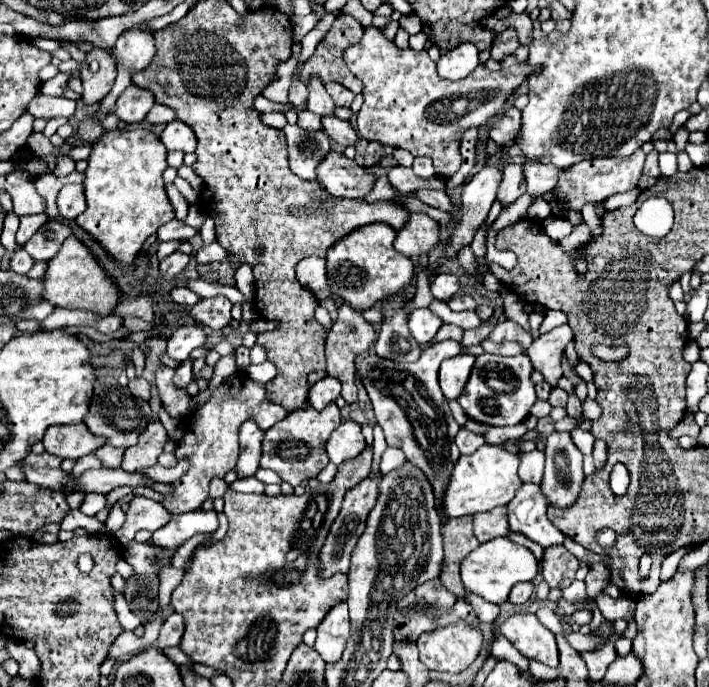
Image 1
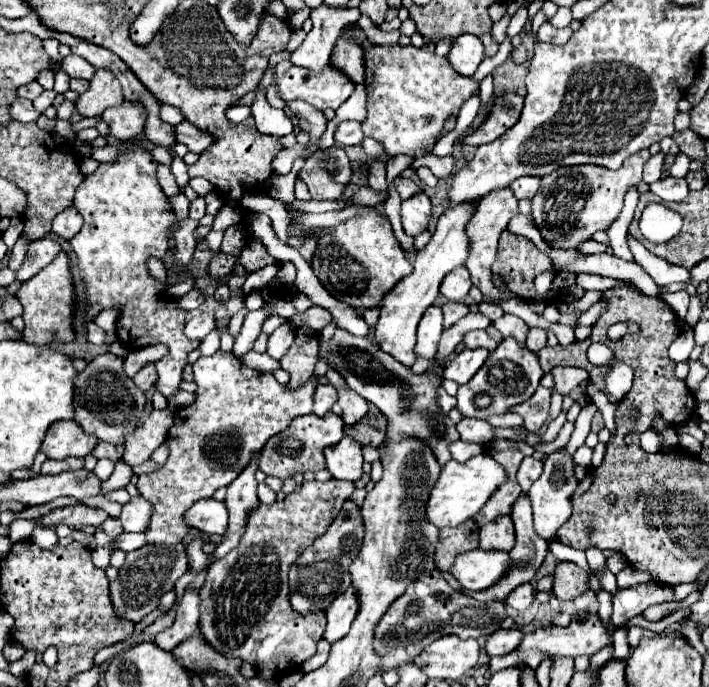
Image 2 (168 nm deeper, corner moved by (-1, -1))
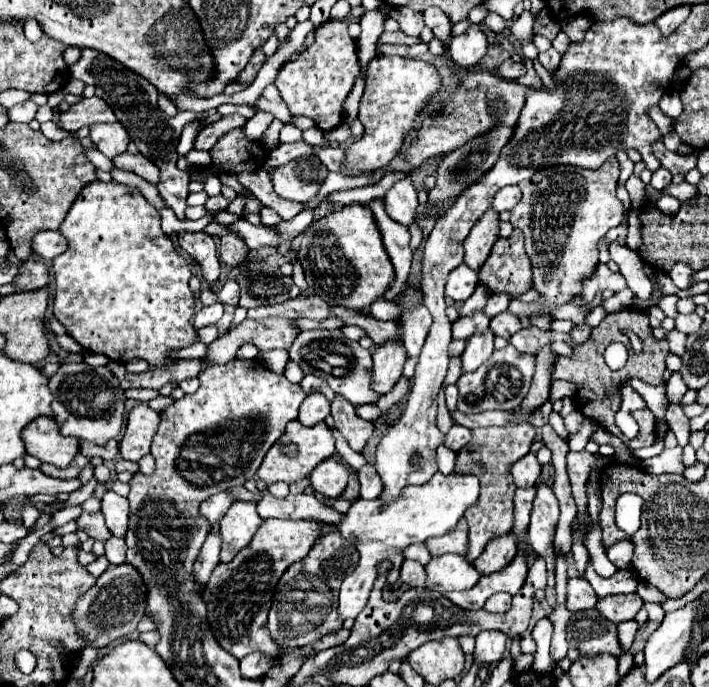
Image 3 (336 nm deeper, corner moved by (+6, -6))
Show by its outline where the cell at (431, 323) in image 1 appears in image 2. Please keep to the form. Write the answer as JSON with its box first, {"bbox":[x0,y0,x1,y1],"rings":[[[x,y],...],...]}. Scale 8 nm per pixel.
{"bbox":[414,306,442,360],"rings":[[[430,306],[418,324],[418,342],[414,354],[432,360],[440,342],[440,334],[442,334],[442,308]]]}

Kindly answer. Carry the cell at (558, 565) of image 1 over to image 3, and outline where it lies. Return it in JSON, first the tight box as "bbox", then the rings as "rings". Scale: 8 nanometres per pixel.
{"bbox":[567,577,597,611],"rings":[[[573,577],[567,581],[567,609],[569,611],[593,609],[595,603],[597,603],[597,595],[587,579]]]}

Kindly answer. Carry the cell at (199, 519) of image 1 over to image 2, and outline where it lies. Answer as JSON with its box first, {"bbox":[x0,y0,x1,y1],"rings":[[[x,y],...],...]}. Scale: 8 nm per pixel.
{"bbox":[184,498,228,534],"rings":[[[204,498],[198,500],[188,514],[184,516],[184,520],[190,526],[202,528],[202,532],[206,534],[224,534],[224,530],[228,528],[228,510],[224,502],[218,502],[214,498]]]}

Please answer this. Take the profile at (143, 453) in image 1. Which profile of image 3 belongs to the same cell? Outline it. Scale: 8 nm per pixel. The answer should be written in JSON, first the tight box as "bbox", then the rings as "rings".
{"bbox":[119,403,159,461],"rings":[[[141,403],[131,409],[127,431],[119,443],[119,453],[127,461],[139,461],[149,453],[153,435],[159,427],[159,413],[153,411],[147,403]]]}

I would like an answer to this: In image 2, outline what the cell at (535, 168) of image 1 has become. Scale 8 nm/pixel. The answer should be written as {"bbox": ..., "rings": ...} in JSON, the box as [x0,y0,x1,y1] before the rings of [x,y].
{"bbox":[510,176,540,200],"rings":[[[536,176],[518,178],[518,180],[512,182],[512,186],[510,186],[510,190],[514,192],[514,196],[516,196],[518,200],[524,200],[524,198],[530,200],[530,198],[538,192],[538,188],[540,188],[540,178],[536,178]]]}

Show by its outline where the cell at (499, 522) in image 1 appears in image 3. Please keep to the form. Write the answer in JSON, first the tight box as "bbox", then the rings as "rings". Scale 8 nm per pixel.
{"bbox":[475,533,517,575],"rings":[[[513,533],[499,535],[497,539],[491,539],[485,545],[485,551],[481,551],[481,555],[477,557],[475,567],[481,575],[495,573],[495,571],[503,569],[515,557],[515,553],[517,553],[517,547],[515,547]]]}

